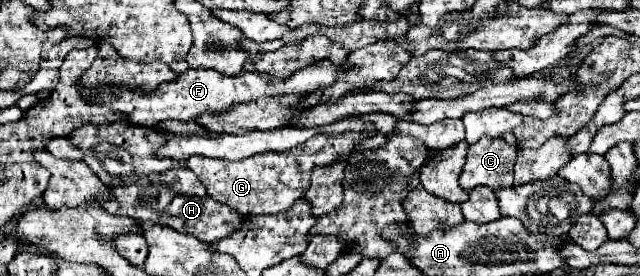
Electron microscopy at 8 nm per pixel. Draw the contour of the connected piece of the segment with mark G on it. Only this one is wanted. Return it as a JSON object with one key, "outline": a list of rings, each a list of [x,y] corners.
{"outline":[[[383,112],[375,114],[359,114],[363,122],[373,124],[373,132],[345,132],[341,136],[327,136],[327,134],[315,134],[307,142],[285,150],[285,152],[263,152],[255,154],[243,160],[211,160],[205,156],[191,156],[187,160],[187,168],[197,174],[197,178],[205,184],[207,194],[227,204],[229,208],[237,210],[243,216],[249,214],[277,214],[291,208],[291,204],[305,196],[309,184],[311,184],[311,172],[317,166],[331,166],[335,162],[345,160],[365,138],[371,136],[391,136],[397,130],[399,118]]]}

